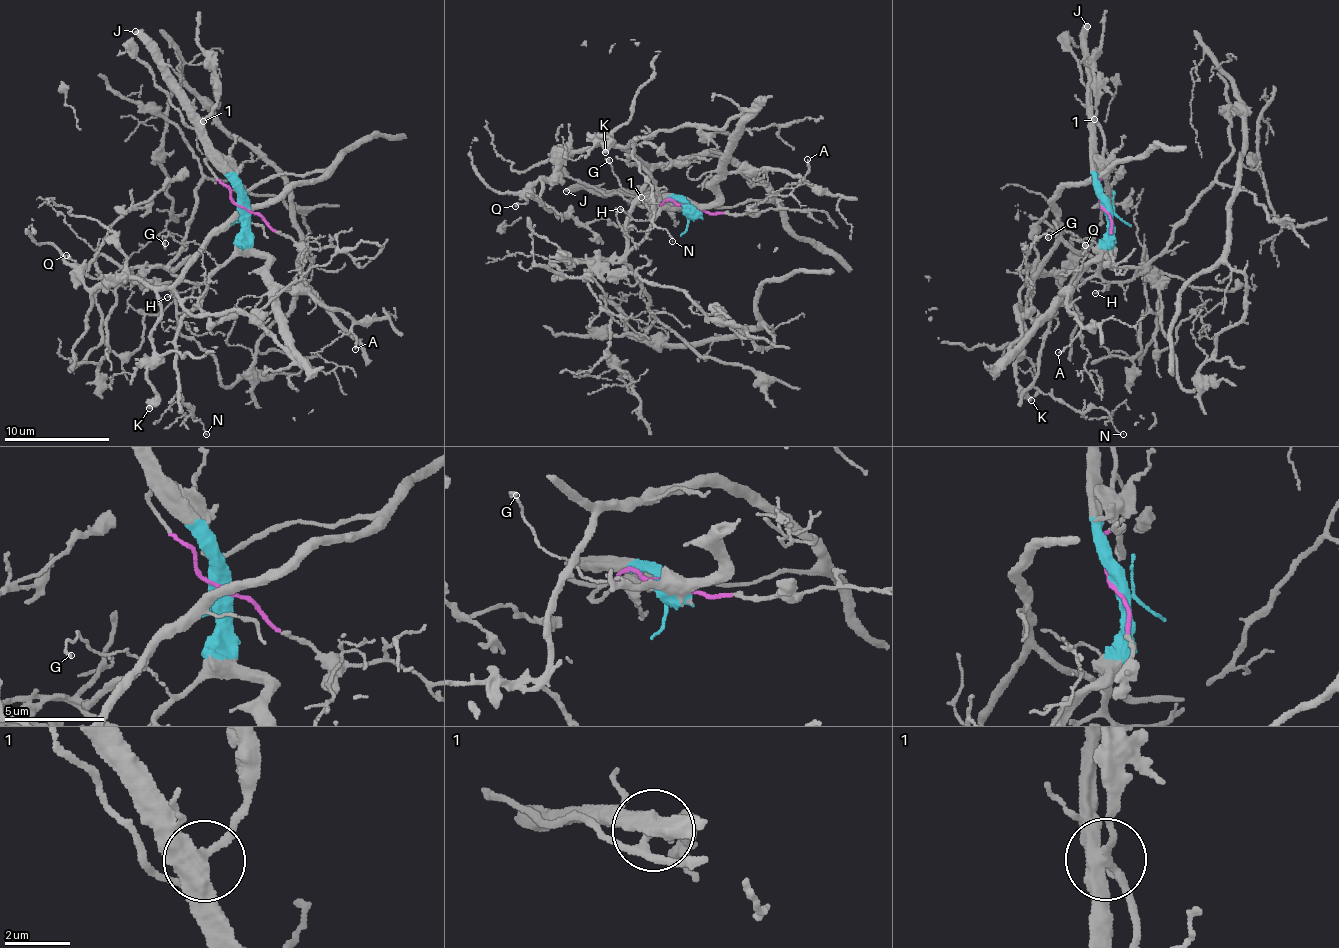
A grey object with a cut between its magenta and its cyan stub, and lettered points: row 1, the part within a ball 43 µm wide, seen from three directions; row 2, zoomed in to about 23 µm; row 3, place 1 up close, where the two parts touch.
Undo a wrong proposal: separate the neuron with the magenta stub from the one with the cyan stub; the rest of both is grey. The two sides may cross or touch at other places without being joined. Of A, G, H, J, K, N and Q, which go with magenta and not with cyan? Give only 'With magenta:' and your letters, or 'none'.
With magenta: K, Q

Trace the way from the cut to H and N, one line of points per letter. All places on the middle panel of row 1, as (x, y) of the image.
H: (689, 209), (660, 210), (653, 218), (632, 219), (619, 208)
N: (689, 209), (664, 209), (656, 182), (628, 160), (632, 152), (638, 171), (652, 188), (652, 219), (673, 242)

